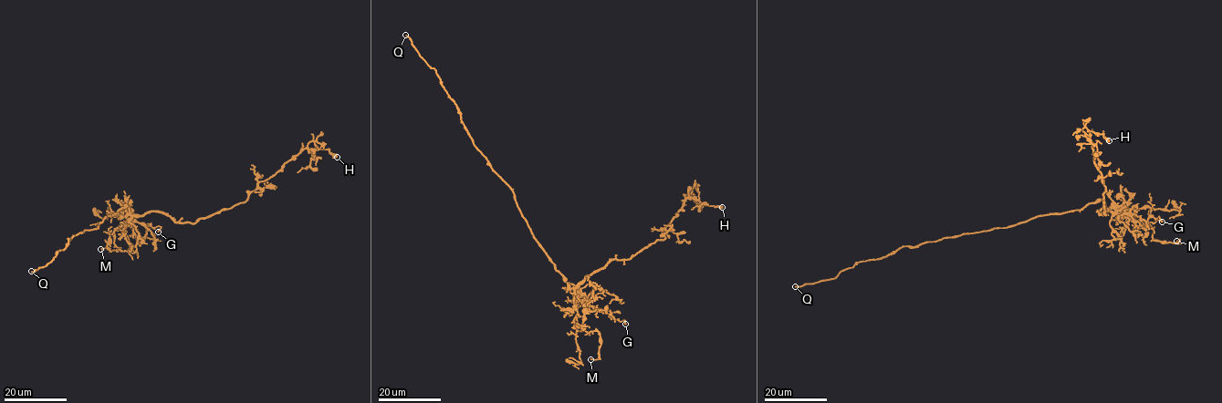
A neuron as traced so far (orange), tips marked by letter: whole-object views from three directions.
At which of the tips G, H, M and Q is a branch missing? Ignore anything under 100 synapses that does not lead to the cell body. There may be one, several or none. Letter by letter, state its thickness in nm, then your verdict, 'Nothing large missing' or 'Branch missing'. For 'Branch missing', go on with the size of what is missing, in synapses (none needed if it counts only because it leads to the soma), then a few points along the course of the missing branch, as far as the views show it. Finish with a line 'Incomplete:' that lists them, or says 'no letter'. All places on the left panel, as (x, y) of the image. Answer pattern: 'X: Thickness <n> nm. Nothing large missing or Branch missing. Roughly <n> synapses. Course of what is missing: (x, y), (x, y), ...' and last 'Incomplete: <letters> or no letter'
G: Thickness 120 nm. Nothing large missing
H: Thickness 400 nm. Nothing large missing
M: Thickness 140 nm. Nothing large missing
Q: Thickness 150 nm. Branch missing
Incomplete: Q

